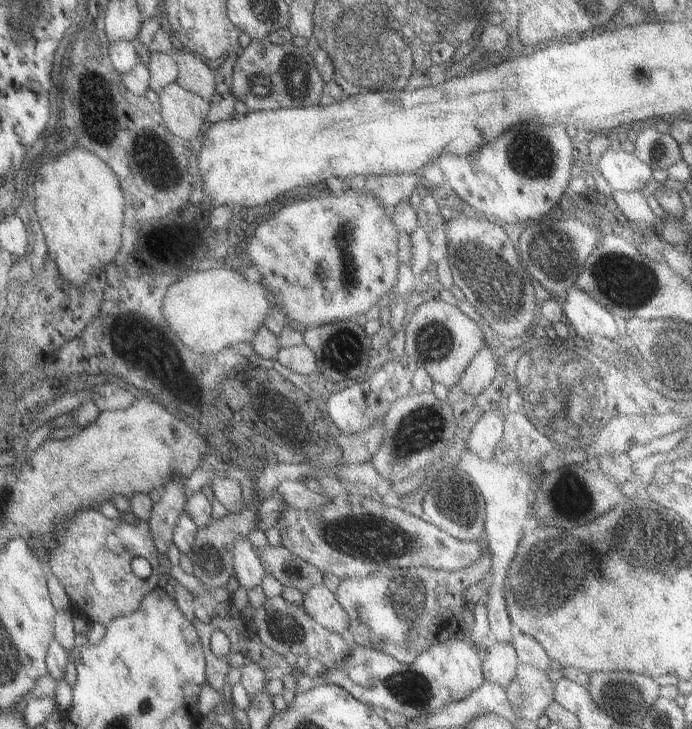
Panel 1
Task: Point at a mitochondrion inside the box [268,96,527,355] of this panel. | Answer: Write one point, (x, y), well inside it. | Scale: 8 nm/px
(345, 268)

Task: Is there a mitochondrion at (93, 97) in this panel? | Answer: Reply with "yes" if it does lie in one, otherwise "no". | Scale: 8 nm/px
no

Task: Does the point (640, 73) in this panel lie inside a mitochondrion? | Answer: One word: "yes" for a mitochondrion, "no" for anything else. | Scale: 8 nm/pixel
no

